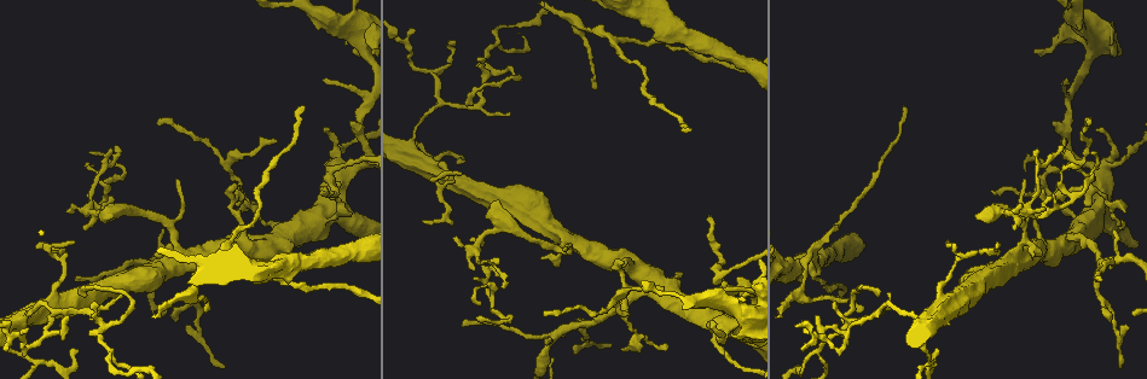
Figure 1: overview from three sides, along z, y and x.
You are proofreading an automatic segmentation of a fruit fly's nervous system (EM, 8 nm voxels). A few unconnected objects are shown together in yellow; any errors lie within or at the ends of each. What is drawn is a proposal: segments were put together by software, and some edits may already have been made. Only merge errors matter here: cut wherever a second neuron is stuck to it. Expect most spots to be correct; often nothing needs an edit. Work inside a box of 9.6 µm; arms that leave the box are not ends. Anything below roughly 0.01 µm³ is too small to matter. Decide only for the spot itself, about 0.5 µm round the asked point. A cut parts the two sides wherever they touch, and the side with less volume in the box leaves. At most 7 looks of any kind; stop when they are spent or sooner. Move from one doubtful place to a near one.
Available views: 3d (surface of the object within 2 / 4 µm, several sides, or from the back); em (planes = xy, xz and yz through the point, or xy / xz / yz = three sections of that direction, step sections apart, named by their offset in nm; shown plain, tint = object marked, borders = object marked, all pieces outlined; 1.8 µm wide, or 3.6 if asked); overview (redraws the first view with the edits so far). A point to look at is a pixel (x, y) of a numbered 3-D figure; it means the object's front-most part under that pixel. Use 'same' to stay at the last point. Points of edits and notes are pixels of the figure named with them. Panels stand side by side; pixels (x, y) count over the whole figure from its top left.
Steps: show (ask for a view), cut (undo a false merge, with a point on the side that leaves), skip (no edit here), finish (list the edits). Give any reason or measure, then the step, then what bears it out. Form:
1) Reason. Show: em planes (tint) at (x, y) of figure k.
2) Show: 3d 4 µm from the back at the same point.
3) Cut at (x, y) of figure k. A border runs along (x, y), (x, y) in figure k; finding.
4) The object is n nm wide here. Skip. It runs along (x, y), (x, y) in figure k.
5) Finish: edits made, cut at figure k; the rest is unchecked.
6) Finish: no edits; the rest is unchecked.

Three-way junction. Show: em planes (tint) at (87, 213) of figure 1.

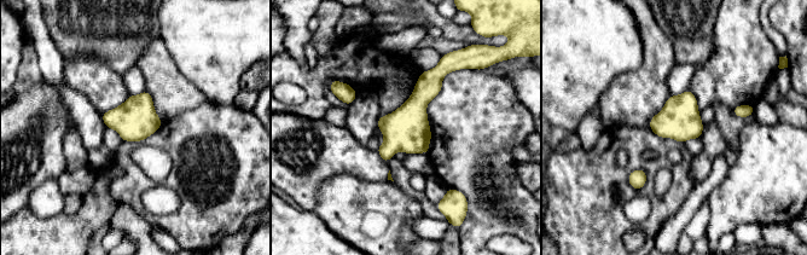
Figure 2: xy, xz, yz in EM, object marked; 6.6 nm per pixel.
Skip. All the same neuron.

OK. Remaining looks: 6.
Three-way junction. Show: em xy step 16 (tint) at (409, 156) of figure 1.

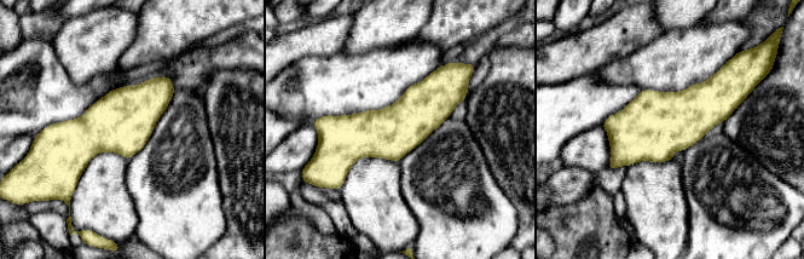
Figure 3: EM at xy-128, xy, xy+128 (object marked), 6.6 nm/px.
Skip. It runs along (463, 92), (404, 125), (328, 121) in figure 3; one neuron here.

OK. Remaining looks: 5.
Two arms at a narrow angle. Show: 3d 2 µm at (1101, 167) of figure 1.

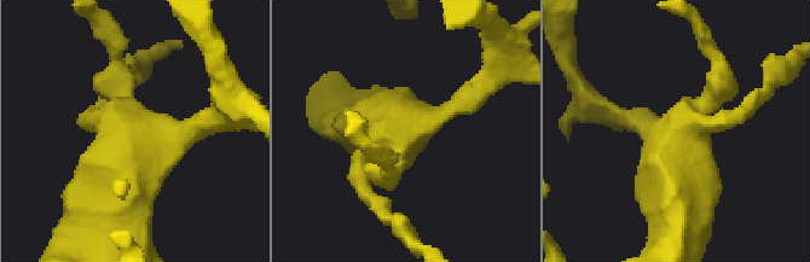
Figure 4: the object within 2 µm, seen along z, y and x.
Need the tissue. Show: em planes (tint) at (395, 131) of figure 4.

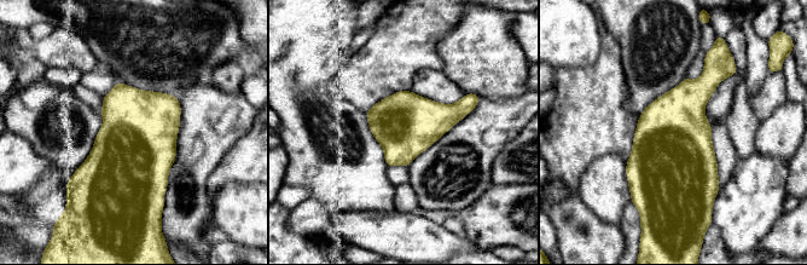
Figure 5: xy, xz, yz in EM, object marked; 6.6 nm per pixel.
Skip. All the same neuron.

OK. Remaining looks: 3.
Finish: no edits; the rest is unchecked.

